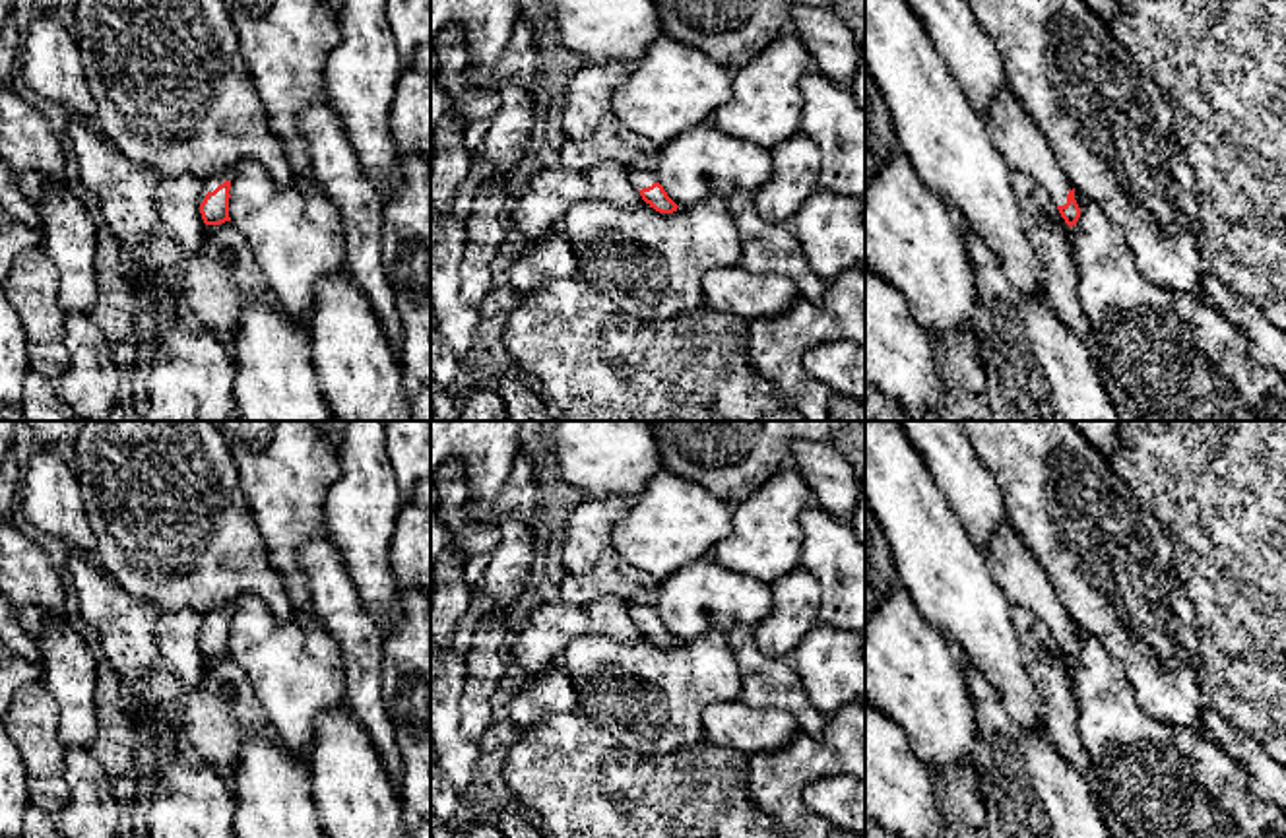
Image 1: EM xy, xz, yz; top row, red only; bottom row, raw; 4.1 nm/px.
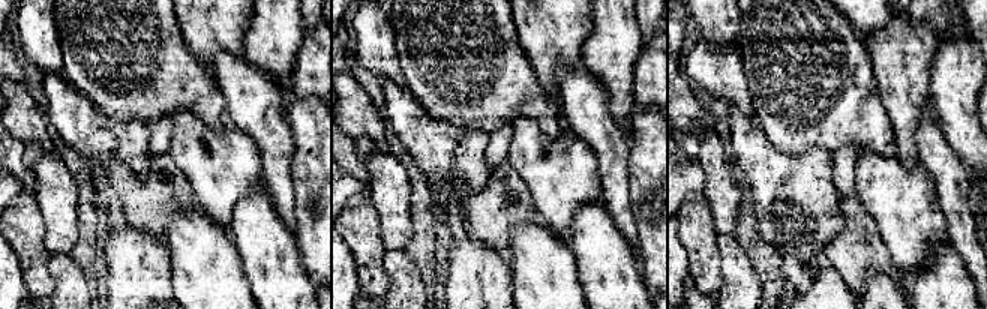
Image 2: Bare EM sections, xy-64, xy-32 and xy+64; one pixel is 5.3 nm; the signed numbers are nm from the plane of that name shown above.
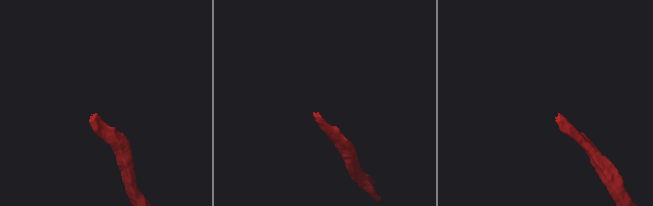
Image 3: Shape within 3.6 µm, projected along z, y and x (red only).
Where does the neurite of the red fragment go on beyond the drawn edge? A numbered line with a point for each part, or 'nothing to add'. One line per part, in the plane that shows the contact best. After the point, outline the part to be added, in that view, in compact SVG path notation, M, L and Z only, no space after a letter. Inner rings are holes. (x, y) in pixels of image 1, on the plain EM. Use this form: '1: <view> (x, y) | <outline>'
1: xy (216, 613) | M213 607L209 613L202 615L202 636L208 627L213 627L225 615L231 615L233 607Z

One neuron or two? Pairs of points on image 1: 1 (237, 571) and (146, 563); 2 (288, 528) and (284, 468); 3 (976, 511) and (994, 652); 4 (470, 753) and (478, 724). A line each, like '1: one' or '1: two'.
1: one
2: one
3: two
4: two

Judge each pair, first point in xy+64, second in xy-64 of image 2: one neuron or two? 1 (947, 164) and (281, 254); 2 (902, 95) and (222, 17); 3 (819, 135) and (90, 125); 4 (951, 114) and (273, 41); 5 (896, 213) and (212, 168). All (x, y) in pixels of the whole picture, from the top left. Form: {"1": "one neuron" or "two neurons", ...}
{"1": "two neurons", "2": "one neuron", "3": "two neurons", "4": "one neuron", "5": "one neuron"}

